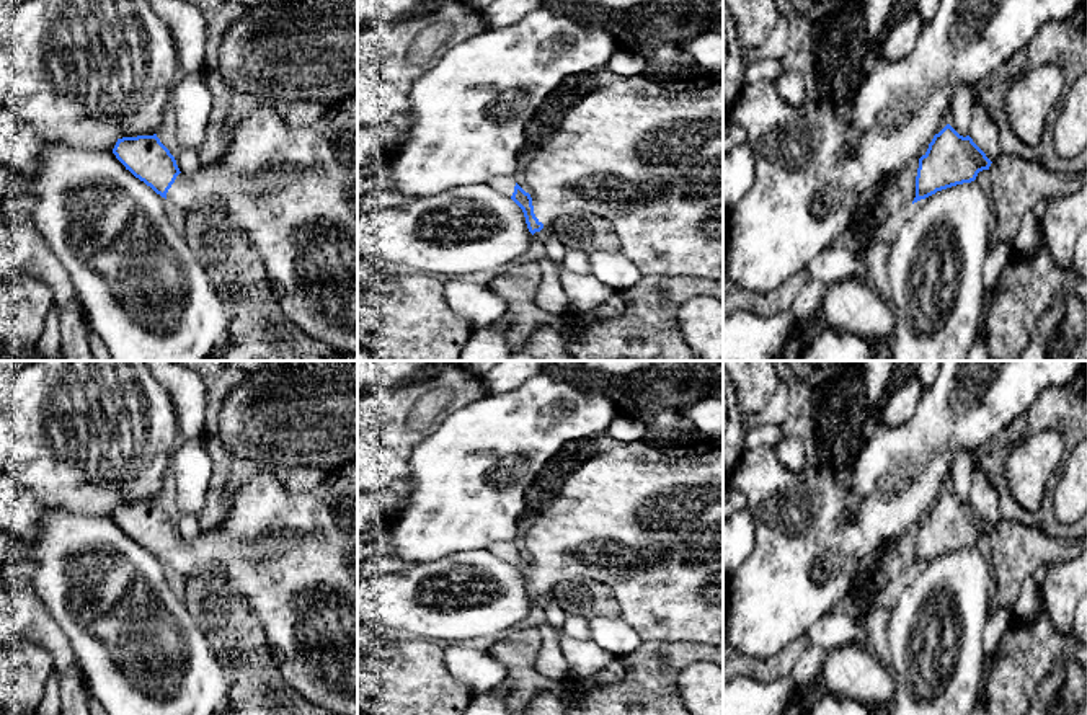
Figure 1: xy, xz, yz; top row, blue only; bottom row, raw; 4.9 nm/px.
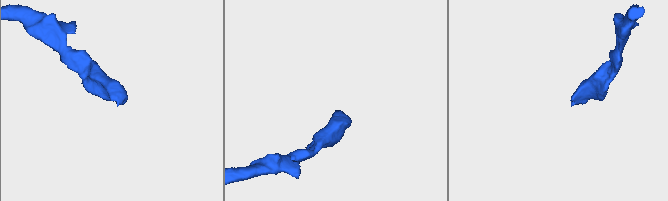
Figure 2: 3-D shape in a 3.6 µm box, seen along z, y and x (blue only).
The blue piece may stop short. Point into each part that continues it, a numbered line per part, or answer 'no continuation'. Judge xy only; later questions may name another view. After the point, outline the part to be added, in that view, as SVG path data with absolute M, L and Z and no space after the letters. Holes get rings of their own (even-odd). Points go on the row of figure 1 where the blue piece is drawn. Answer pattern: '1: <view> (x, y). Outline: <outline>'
1: xy (292, 191). Outline: M357 93L335 103L318 121L305 127L292 127L284 121L281 106L260 101L235 127L224 157L215 163L201 165L194 173L180 173L166 193L166 201L184 212L209 204L220 206L230 227L242 232L258 251L271 291L286 317L307 335L331 346L338 354L357 358Z

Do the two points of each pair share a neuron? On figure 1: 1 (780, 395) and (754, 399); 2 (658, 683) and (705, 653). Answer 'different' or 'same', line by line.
1: different
2: same

